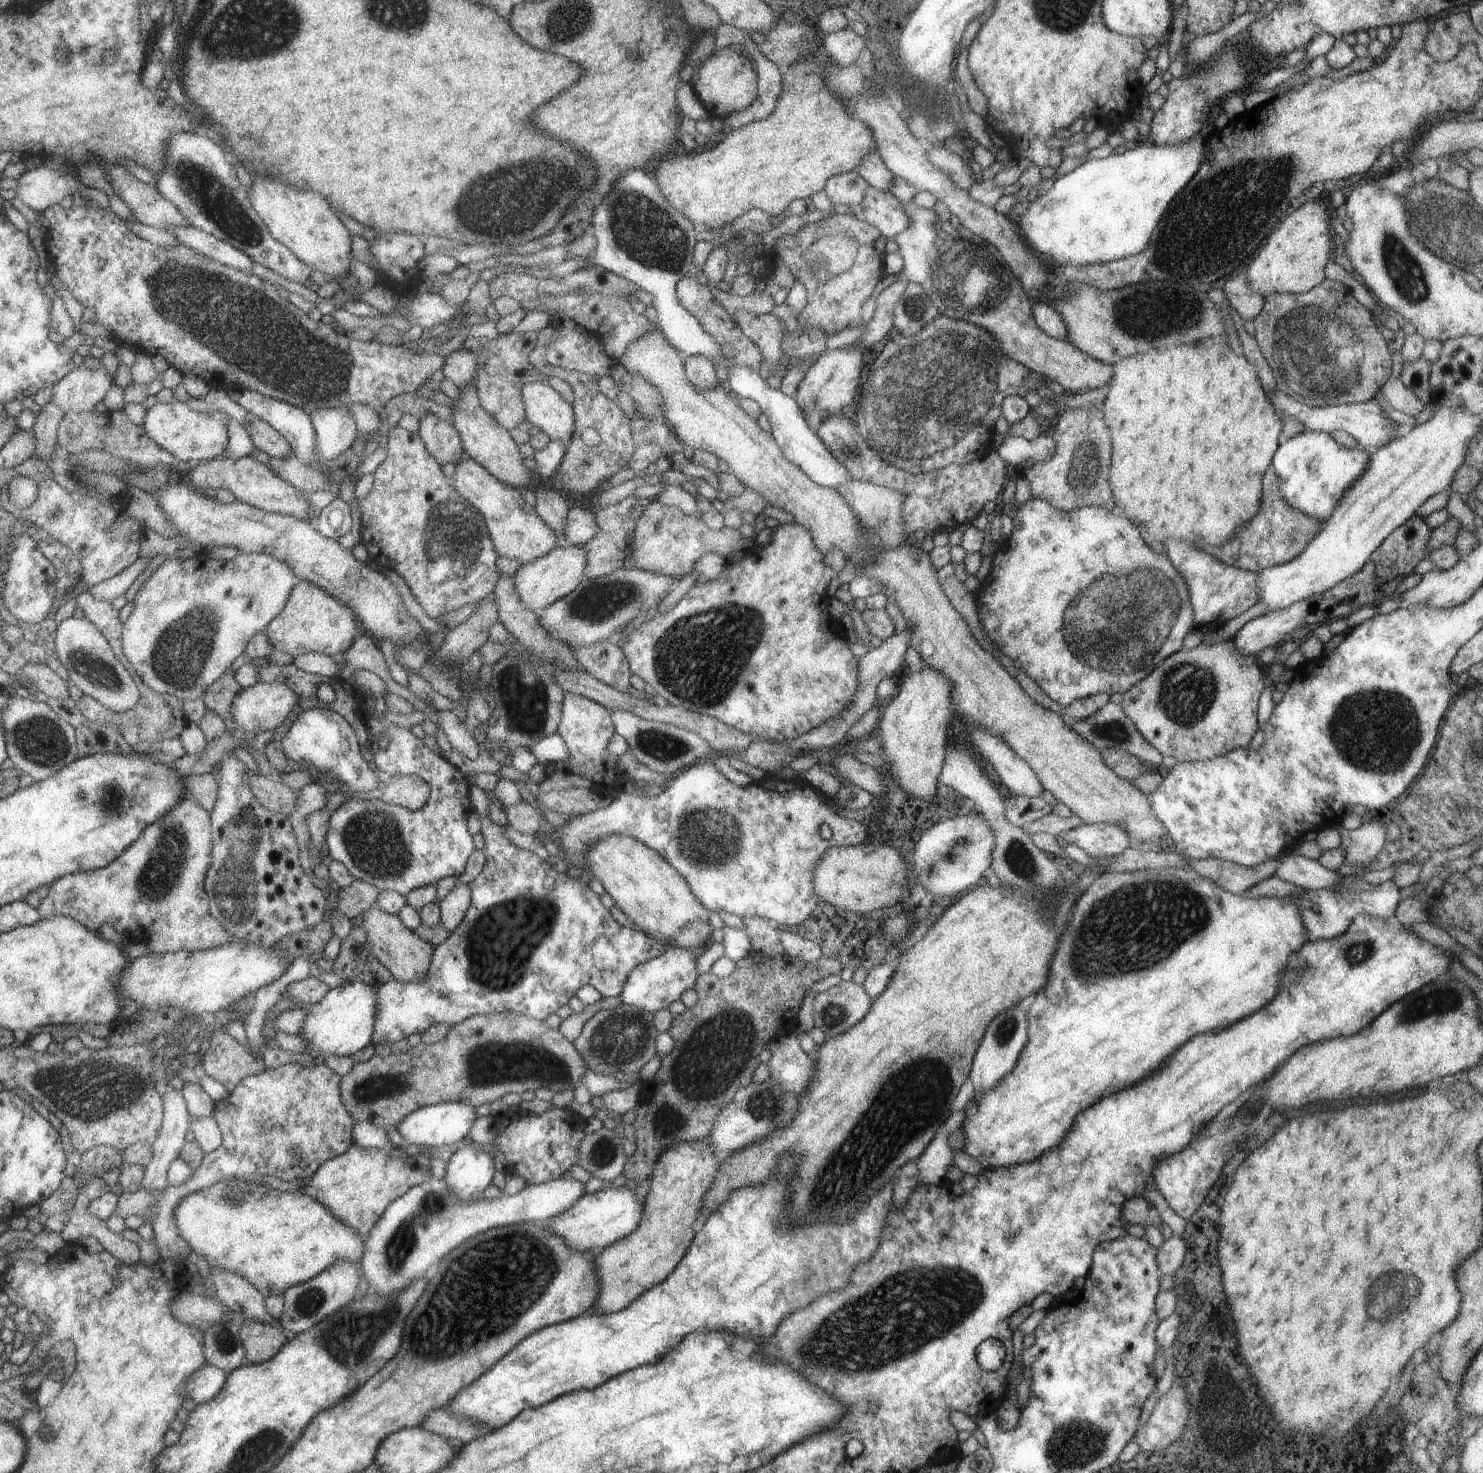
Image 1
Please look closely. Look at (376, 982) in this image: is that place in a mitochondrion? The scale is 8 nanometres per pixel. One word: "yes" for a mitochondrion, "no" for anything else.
no

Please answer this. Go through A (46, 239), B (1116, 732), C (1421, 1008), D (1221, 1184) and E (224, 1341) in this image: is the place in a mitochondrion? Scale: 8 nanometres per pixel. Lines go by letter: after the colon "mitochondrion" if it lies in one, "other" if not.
A: other
B: mitochondrion
C: mitochondrion
D: other
E: mitochondrion

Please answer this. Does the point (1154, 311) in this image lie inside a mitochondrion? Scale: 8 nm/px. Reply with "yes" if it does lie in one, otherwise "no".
yes

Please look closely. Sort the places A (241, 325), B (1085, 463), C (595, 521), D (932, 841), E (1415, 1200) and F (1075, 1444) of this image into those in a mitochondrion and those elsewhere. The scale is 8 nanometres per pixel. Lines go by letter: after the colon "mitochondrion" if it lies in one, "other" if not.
A: mitochondrion
B: mitochondrion
C: other
D: other
E: other
F: mitochondrion

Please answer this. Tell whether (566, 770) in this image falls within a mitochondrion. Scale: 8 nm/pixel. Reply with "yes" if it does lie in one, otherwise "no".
no

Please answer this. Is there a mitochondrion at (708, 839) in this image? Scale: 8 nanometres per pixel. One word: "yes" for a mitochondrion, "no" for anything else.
yes

